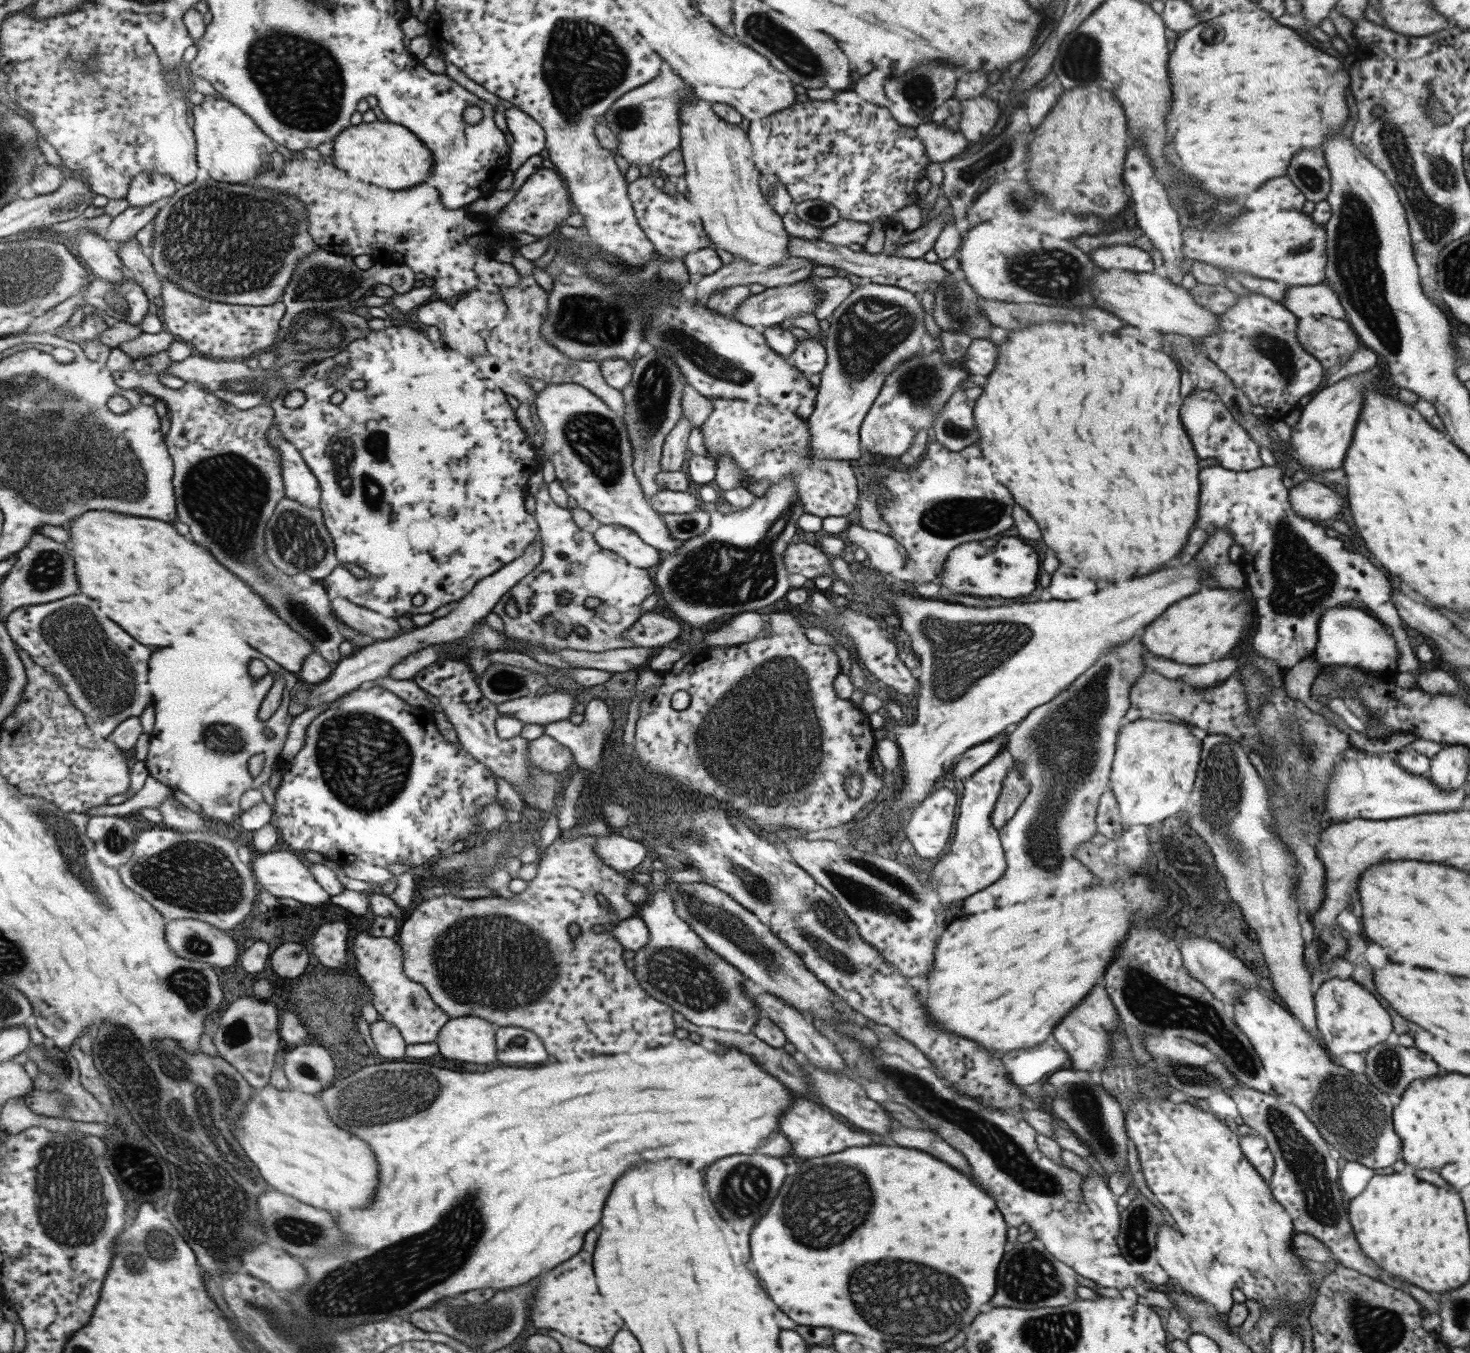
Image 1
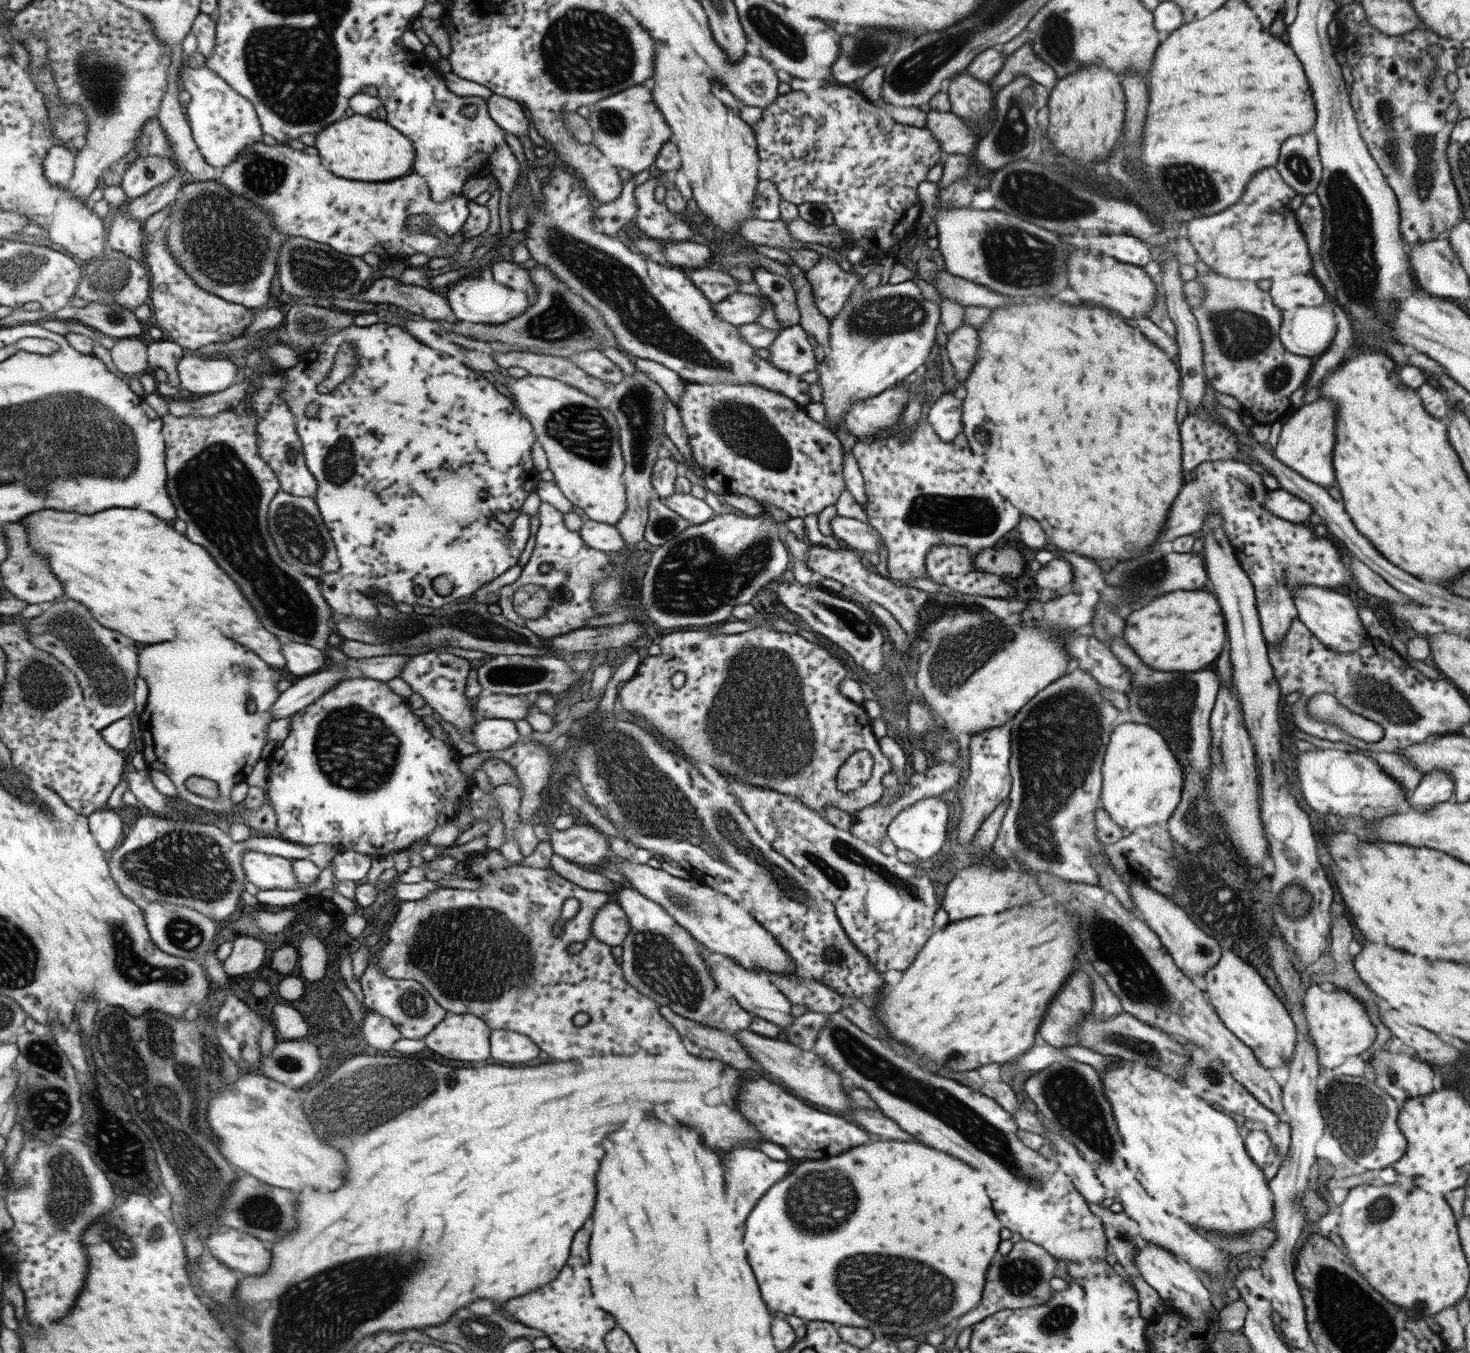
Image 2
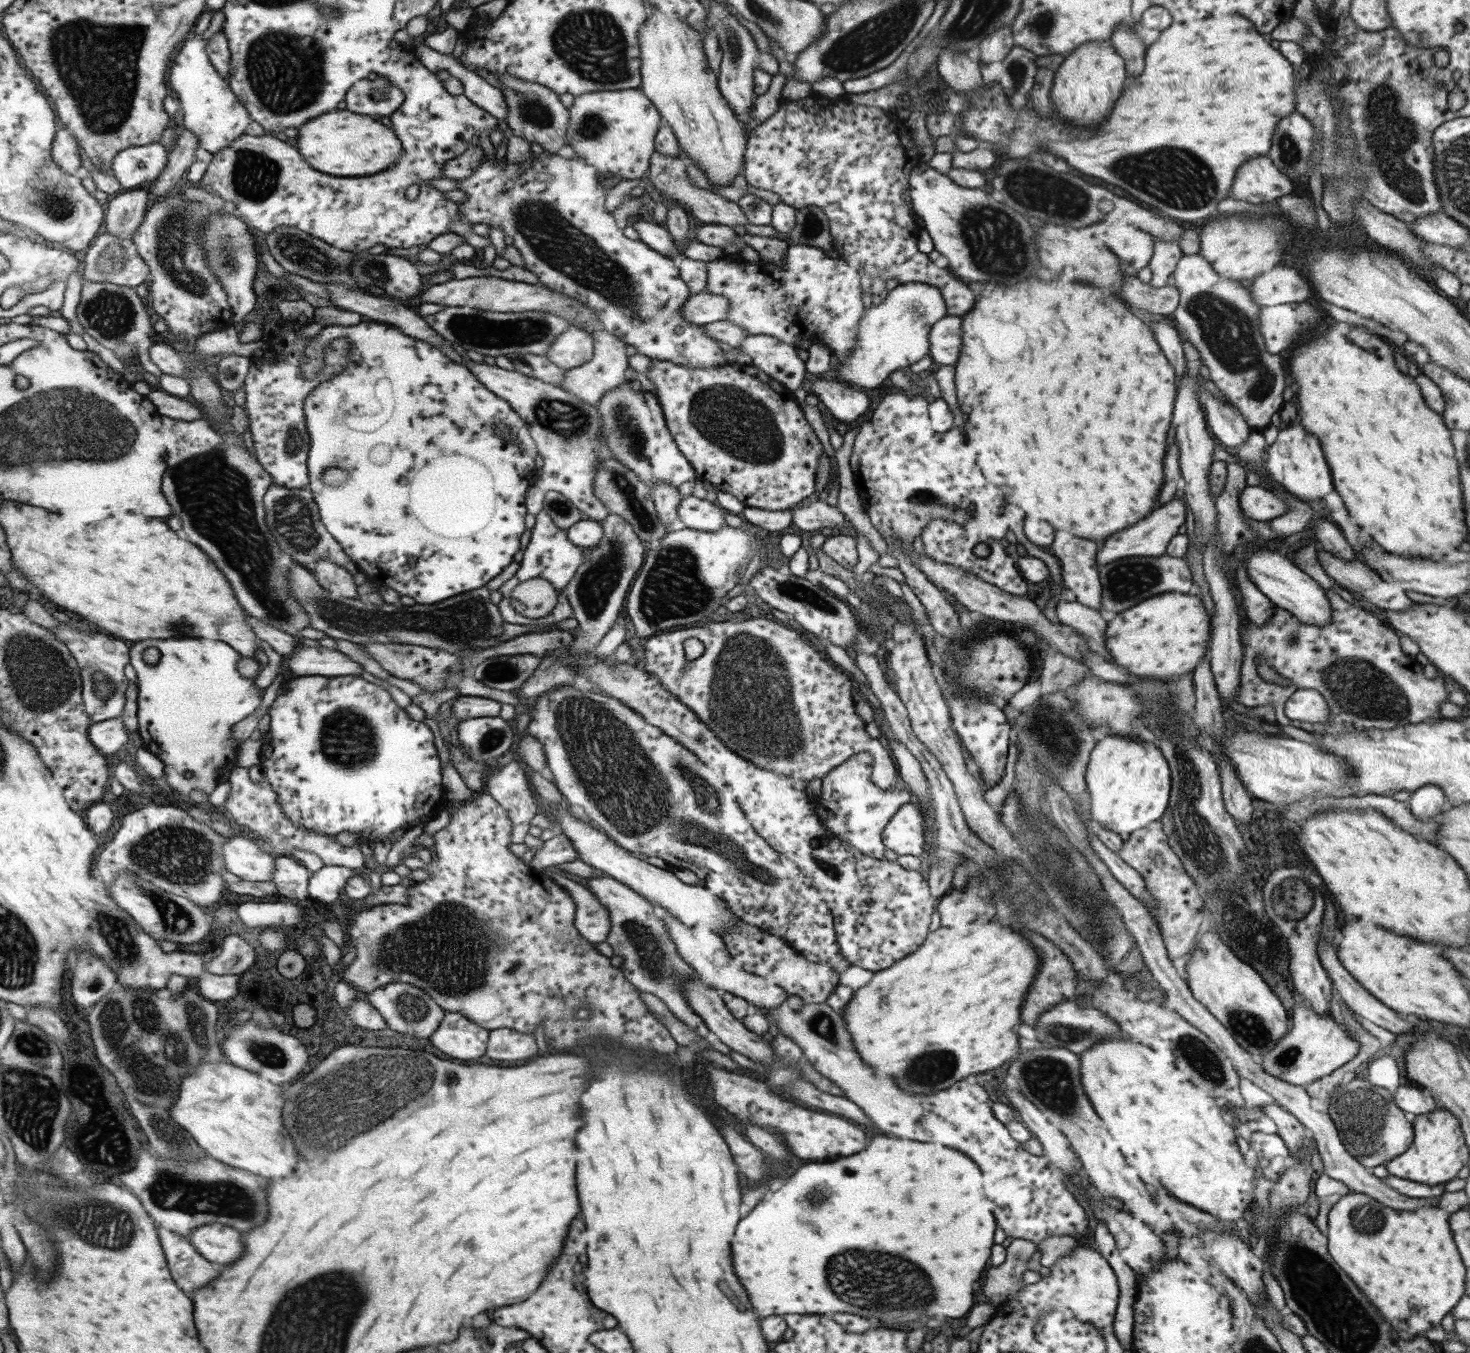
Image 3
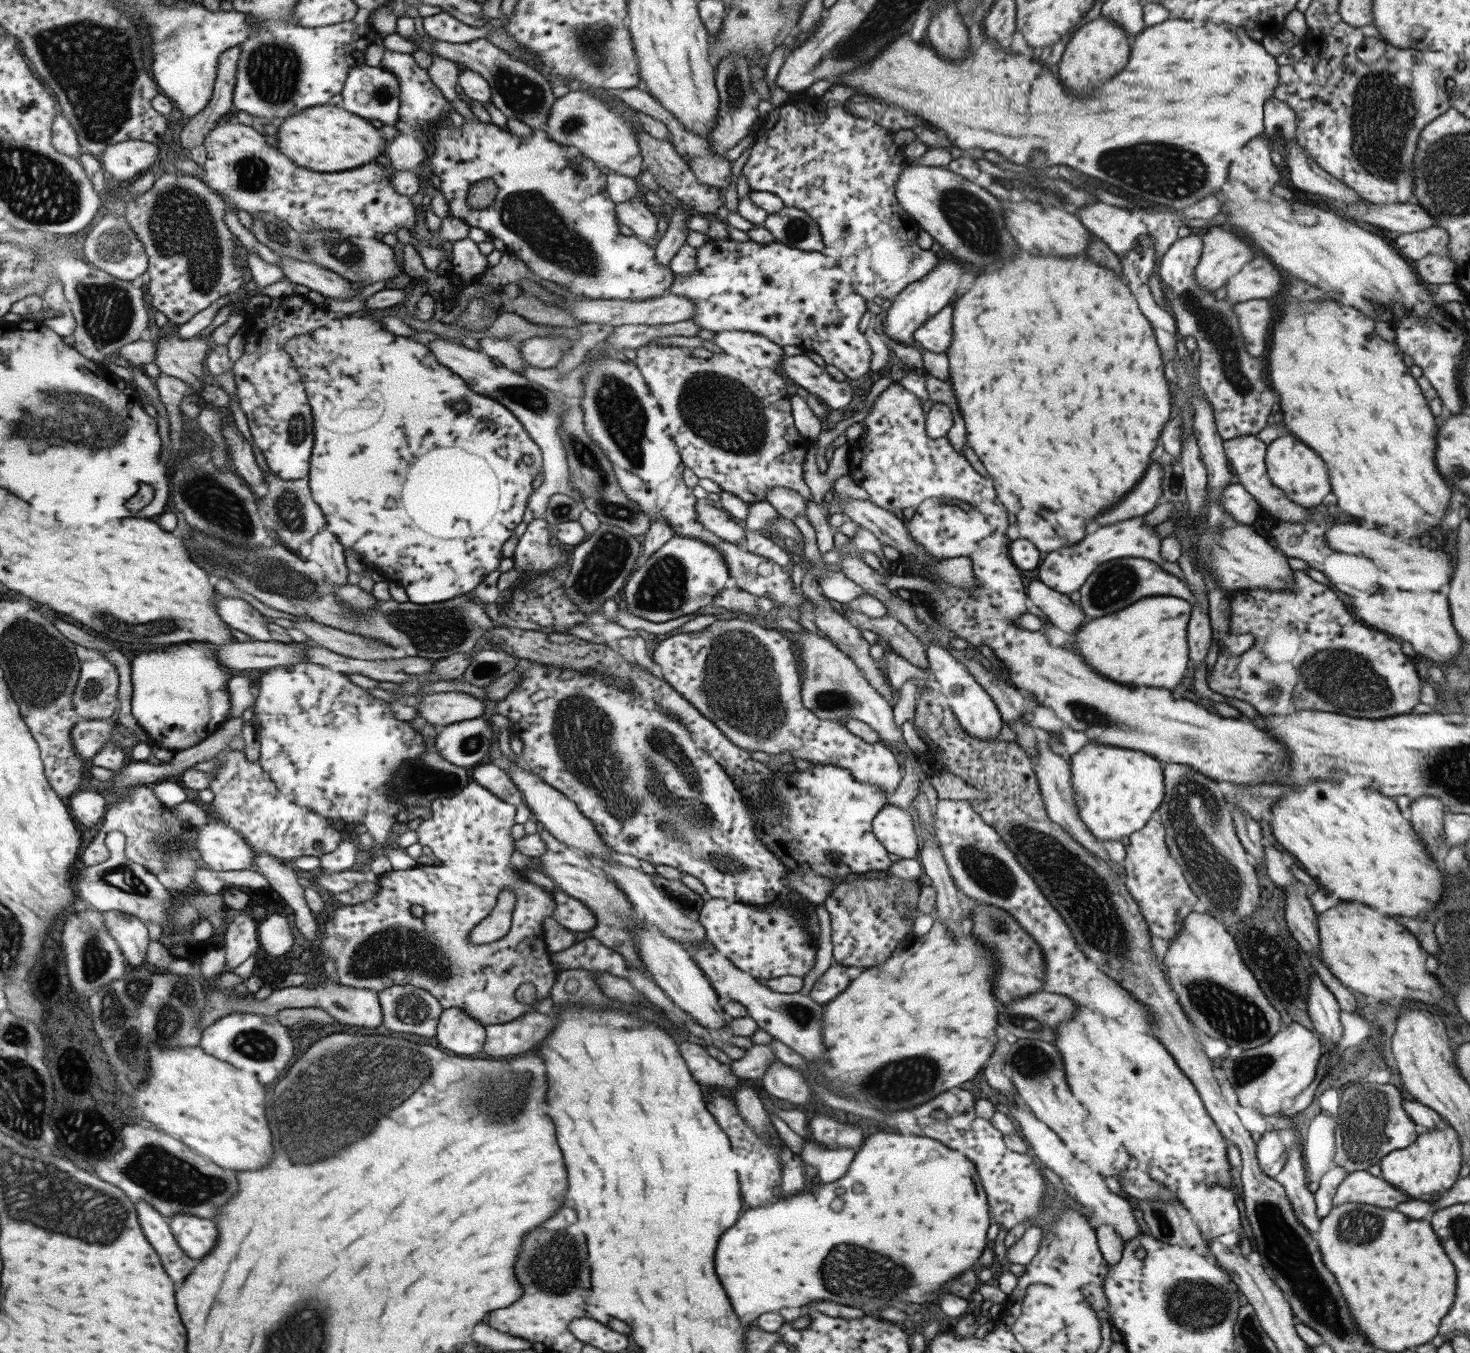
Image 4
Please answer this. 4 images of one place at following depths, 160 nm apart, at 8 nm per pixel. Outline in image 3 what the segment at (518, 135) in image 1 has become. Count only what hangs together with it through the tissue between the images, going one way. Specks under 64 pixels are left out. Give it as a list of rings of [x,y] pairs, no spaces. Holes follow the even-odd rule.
[[[421,42],[418,43],[417,54],[421,57],[421,62],[430,71],[441,67],[448,70],[452,76],[456,76],[463,81],[463,85],[465,85],[464,96],[467,96],[469,100],[478,104],[480,108],[487,110],[497,119],[504,120],[506,123],[509,122],[509,104],[505,101],[505,96],[499,88],[489,84],[485,78],[481,78],[475,71],[462,65],[452,55],[440,56],[436,54],[431,46]]]

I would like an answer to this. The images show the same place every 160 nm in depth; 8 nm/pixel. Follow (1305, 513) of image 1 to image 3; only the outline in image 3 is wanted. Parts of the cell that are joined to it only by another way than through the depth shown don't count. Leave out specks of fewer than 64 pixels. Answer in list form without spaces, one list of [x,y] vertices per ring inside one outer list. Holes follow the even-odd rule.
[[[1245,485],[1238,494],[1238,506],[1251,520],[1269,521],[1287,513],[1285,500],[1258,486]]]

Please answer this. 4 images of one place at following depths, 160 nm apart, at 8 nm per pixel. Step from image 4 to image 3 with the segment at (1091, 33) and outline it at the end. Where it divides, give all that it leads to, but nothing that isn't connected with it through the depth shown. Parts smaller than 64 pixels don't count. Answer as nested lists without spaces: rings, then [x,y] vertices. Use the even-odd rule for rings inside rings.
[[[1087,41],[1076,46],[1055,72],[1051,86],[1051,100],[1059,118],[1073,122],[1075,126],[1097,126],[1109,114],[1115,98],[1121,92],[1125,80],[1125,66],[1121,56],[1109,43]]]

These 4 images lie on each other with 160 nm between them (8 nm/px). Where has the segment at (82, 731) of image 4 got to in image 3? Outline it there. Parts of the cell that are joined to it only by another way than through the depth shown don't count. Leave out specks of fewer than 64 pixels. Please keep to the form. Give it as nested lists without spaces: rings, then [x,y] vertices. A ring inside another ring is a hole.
[[[122,717],[93,723],[89,727],[89,738],[93,744],[105,755],[119,752],[130,741],[130,732],[127,734]]]

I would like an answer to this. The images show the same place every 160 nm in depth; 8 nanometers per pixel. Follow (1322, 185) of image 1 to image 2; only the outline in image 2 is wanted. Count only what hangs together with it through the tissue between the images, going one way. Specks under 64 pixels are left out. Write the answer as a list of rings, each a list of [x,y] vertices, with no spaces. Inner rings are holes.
[[[1311,132],[1285,138],[1275,164],[1281,178],[1297,194],[1304,196],[1313,193],[1317,188],[1322,171],[1316,136]]]

